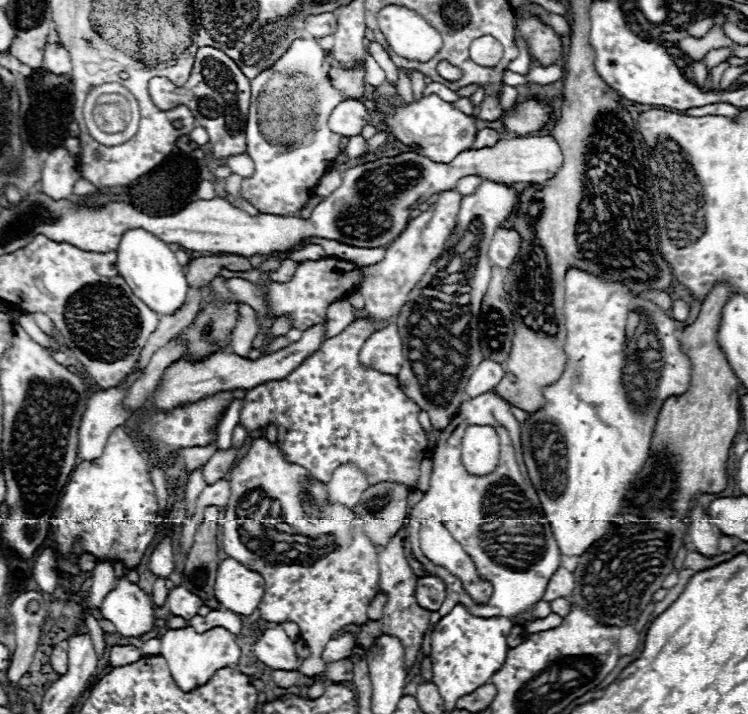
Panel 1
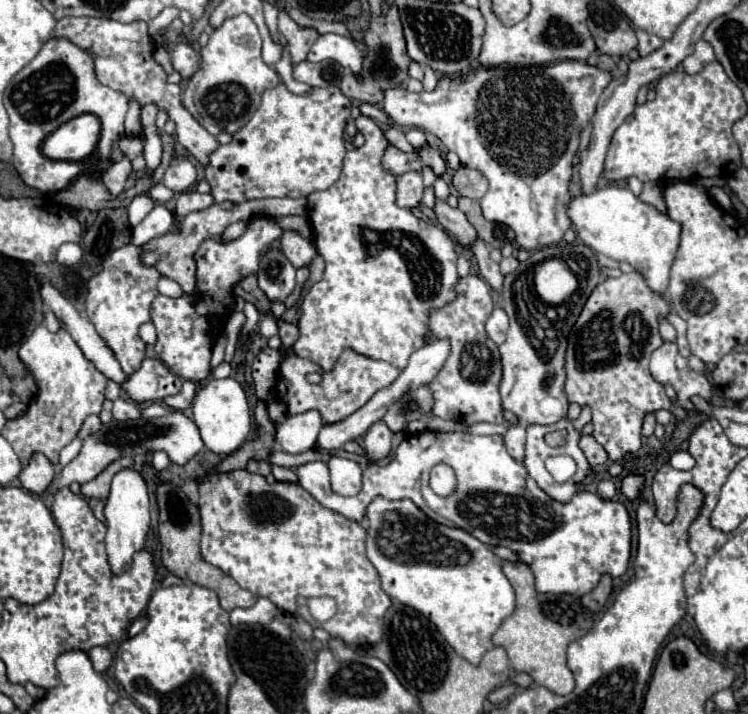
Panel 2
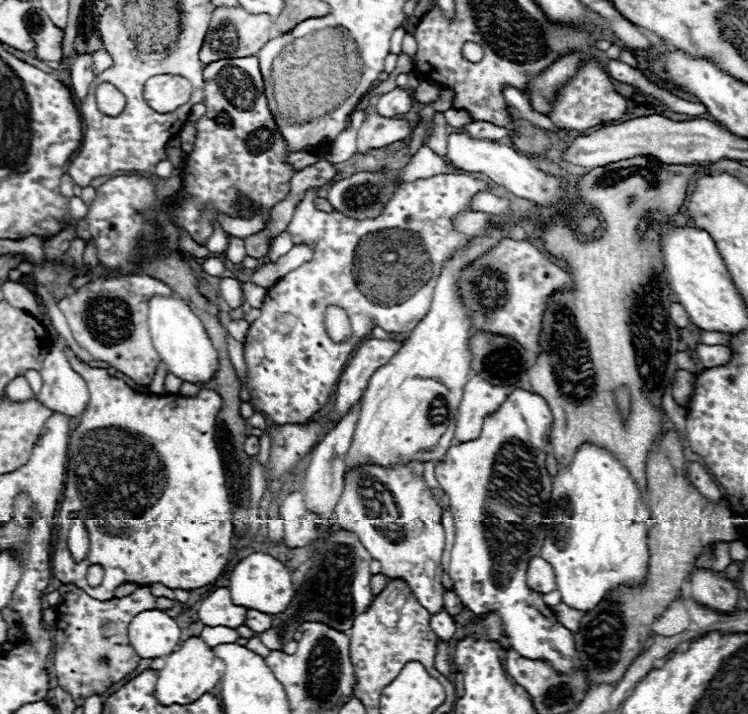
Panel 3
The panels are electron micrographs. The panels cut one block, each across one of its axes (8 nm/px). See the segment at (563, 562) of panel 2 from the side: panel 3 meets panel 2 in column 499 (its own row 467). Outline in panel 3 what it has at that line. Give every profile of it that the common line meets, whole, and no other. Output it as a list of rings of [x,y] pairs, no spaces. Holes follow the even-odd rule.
[[[516,388],[508,394],[506,402],[500,404],[500,408],[486,416],[484,418],[484,424],[482,424],[482,432],[476,440],[468,440],[468,442],[458,442],[458,444],[452,444],[444,456],[442,462],[438,462],[436,466],[436,480],[440,484],[440,488],[444,490],[444,494],[448,496],[450,500],[450,512],[454,516],[454,524],[456,524],[456,542],[454,542],[454,548],[452,548],[452,554],[450,554],[450,568],[448,568],[448,574],[452,578],[452,584],[454,584],[454,592],[456,596],[462,600],[462,606],[468,608],[470,612],[474,614],[488,614],[488,612],[498,612],[502,618],[504,618],[504,628],[506,628],[506,634],[508,634],[508,642],[510,646],[526,656],[526,658],[542,658],[542,660],[548,660],[558,672],[570,672],[572,666],[574,666],[574,660],[576,660],[576,648],[574,648],[574,634],[564,628],[554,612],[550,610],[550,606],[544,604],[542,600],[542,594],[540,592],[534,592],[528,588],[526,584],[526,570],[528,570],[528,564],[534,556],[540,556],[540,550],[544,546],[544,526],[540,526],[542,522],[542,514],[544,510],[548,508],[548,502],[550,502],[550,492],[552,492],[552,478],[546,470],[546,450],[550,446],[550,426],[552,426],[552,412],[546,404],[546,400],[540,396],[540,394],[534,394],[534,392],[528,392],[528,390],[522,390],[522,388]]]

